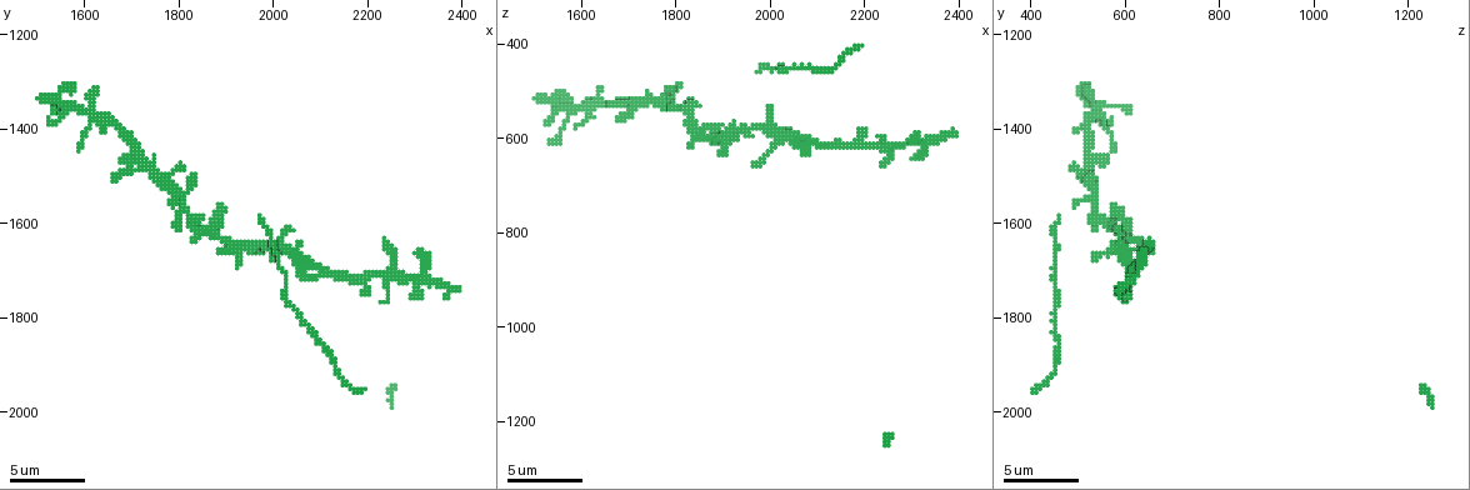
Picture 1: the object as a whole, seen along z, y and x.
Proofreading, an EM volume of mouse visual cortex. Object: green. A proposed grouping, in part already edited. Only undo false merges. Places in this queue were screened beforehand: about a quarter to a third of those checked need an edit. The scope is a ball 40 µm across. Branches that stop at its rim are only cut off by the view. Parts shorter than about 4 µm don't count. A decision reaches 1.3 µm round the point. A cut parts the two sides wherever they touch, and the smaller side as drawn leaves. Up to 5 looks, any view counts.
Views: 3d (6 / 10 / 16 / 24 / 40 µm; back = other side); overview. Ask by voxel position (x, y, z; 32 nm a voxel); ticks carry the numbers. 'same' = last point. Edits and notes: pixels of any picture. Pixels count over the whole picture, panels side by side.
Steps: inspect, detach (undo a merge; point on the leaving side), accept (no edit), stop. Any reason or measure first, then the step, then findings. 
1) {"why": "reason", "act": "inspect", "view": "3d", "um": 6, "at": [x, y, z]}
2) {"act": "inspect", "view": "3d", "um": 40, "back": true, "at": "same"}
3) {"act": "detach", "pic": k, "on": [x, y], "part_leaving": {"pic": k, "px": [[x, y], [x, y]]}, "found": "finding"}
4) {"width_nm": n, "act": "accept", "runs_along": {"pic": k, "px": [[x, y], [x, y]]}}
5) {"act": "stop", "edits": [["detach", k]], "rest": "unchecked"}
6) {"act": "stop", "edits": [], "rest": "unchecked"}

{"act": "inspect", "view": "3d", "um": 16, "at": [1995, 1655, 565]}

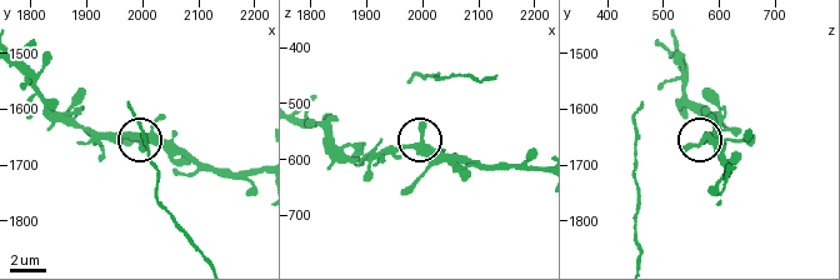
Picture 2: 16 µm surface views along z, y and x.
{"act": "inspect", "view": "3d", "um": 6, "at": [1995, 1660, 565]}

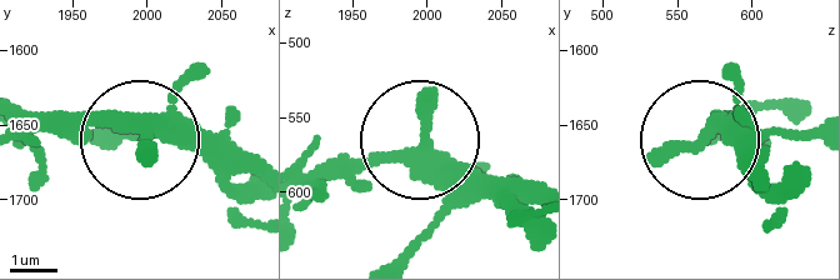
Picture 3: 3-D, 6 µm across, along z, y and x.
{"act": "accept", "found": "all the same cell"}

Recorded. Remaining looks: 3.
{"why": "four-way junction", "act": "inspect", "view": "3d", "um": 16, "at": [2255, 1695, 620]}

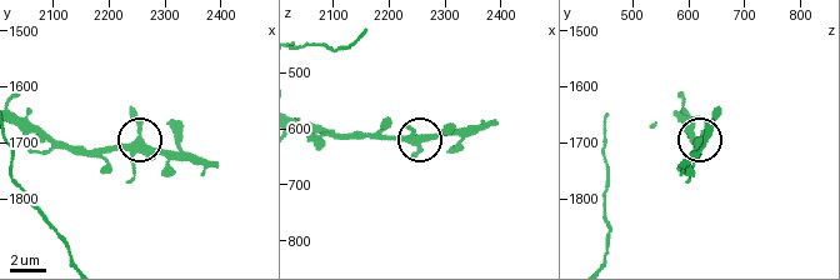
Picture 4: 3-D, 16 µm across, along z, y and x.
{"width_nm": 360, "act": "accept", "found": "all the same cell"}

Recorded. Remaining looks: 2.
{"why": "calibre changes", "act": "inspect", "view": "3d", "um": 16, "at": [2030, 1740, 460]}

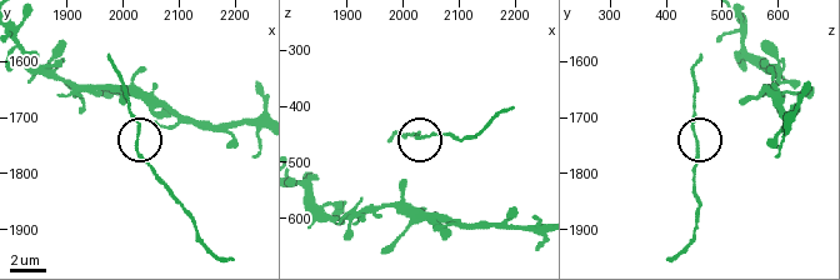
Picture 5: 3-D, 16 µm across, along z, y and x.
{"act": "accept", "found": "continuous, no second cell"}

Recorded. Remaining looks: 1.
{"act": "stop", "edits": [], "rest": "unchecked"}

